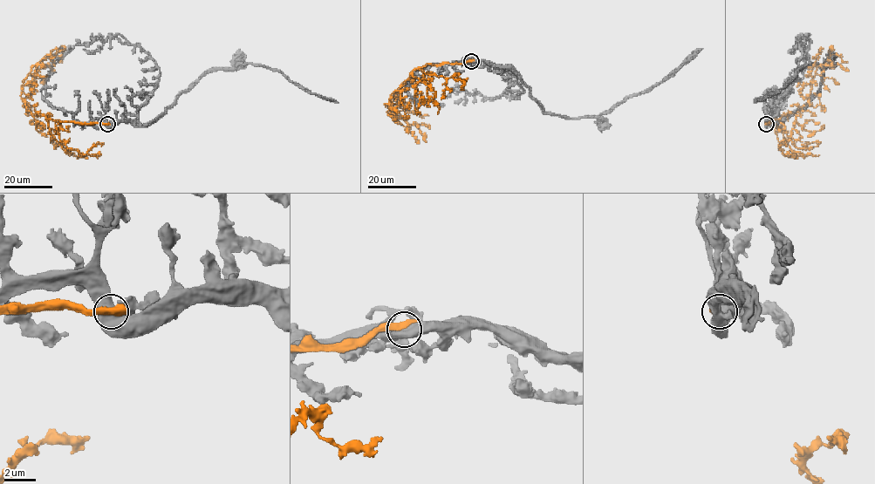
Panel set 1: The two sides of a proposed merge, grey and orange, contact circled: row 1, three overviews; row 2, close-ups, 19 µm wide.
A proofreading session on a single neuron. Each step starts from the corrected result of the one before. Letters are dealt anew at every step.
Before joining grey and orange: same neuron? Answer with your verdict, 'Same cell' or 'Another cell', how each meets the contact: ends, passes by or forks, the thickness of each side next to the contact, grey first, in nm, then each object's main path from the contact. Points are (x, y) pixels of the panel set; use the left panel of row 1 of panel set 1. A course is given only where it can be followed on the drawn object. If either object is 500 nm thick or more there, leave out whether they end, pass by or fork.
Another cell. Thickness 600 nm (grey) against 650 nm. Course of grey: (106, 124), (148, 124), (208, 71), (235, 69), (244, 64), (279, 71), (310, 92), (338, 103). Course of orange: (106, 124), (54, 121), (32, 113), (26, 107), (21, 92), (31, 67), (52, 54), (57, 54), (62, 62)

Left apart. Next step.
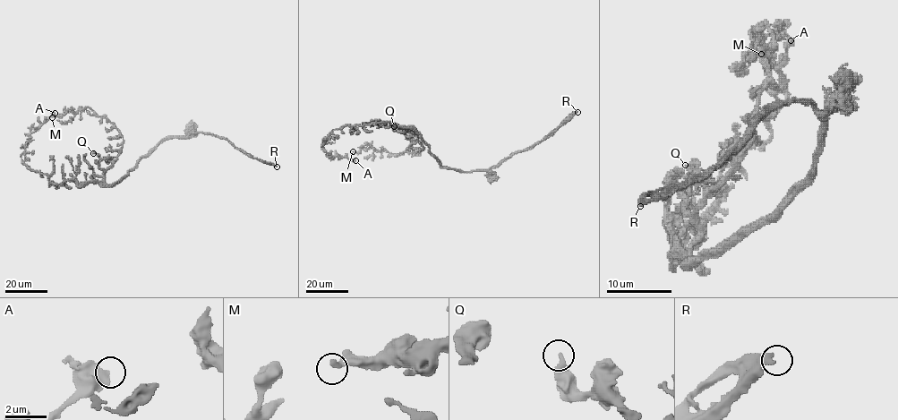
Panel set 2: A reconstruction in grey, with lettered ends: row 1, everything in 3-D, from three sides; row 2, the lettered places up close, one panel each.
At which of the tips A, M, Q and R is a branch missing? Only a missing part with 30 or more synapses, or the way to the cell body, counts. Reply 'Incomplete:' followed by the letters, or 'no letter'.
Incomplete: R

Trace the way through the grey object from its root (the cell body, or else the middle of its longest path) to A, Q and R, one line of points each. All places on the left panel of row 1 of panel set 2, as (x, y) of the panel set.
A: (125, 175), (112, 184), (53, 184), (32, 171), (23, 162), (22, 147), (55, 113)
Q: (125, 175), (115, 184), (107, 184), (104, 173), (113, 161), (101, 159), (93, 153)
R: (125, 175), (165, 139), (187, 137), (193, 132), (226, 139), (254, 158), (277, 167)

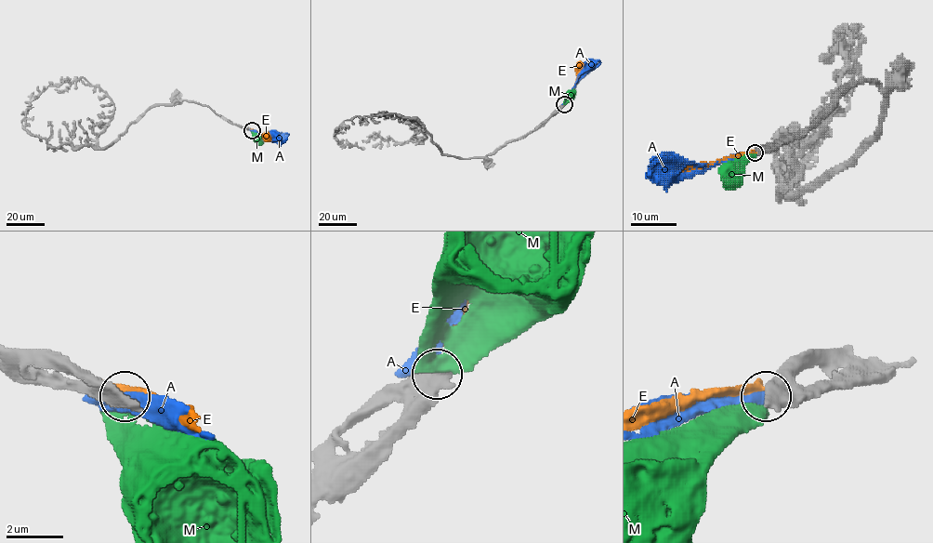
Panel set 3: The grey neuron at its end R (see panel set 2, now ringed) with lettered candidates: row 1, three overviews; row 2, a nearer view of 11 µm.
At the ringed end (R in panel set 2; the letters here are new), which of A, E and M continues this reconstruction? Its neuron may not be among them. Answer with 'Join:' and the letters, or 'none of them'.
Join: none of them

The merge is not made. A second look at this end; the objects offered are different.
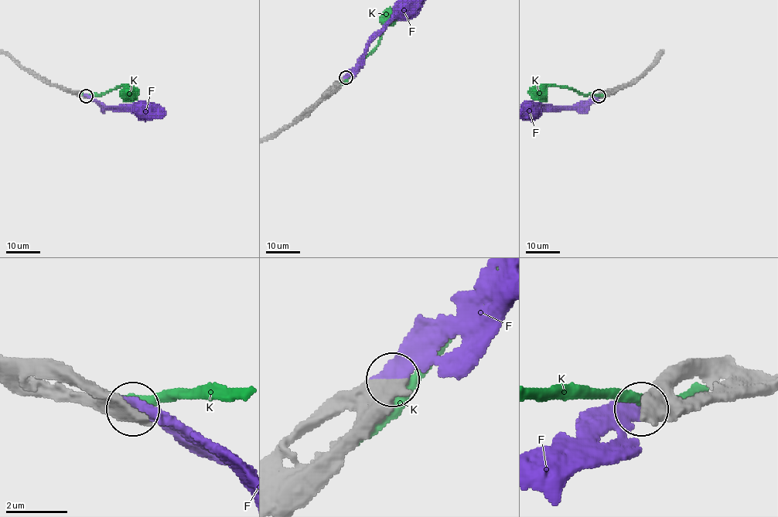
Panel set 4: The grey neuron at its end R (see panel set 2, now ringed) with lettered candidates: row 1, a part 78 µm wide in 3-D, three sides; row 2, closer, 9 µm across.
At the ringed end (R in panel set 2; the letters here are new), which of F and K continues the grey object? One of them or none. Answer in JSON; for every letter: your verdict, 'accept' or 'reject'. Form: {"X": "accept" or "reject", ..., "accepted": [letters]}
{"F": "accept", "K": "reject", "accepted": ["F"]}

